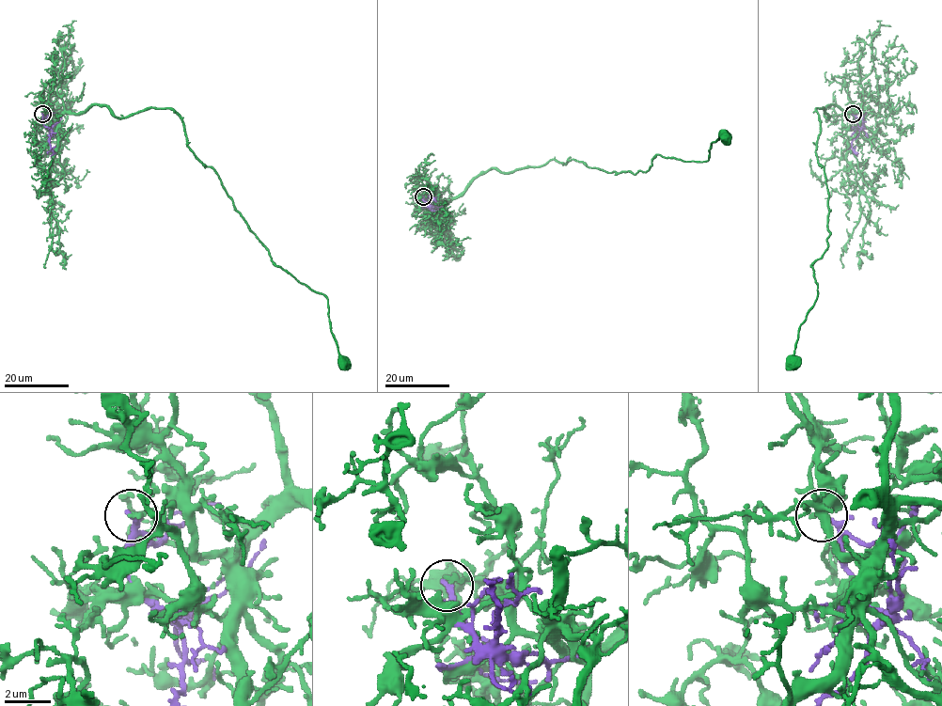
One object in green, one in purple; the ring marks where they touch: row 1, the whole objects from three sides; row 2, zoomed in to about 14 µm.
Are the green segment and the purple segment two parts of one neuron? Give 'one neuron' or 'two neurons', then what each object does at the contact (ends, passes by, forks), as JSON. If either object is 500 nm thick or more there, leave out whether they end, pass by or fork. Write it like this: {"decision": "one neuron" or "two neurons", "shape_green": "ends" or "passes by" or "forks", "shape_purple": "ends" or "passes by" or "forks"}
{"decision": "two neurons", "shape_green": "ends", "shape_purple": "passes by"}

